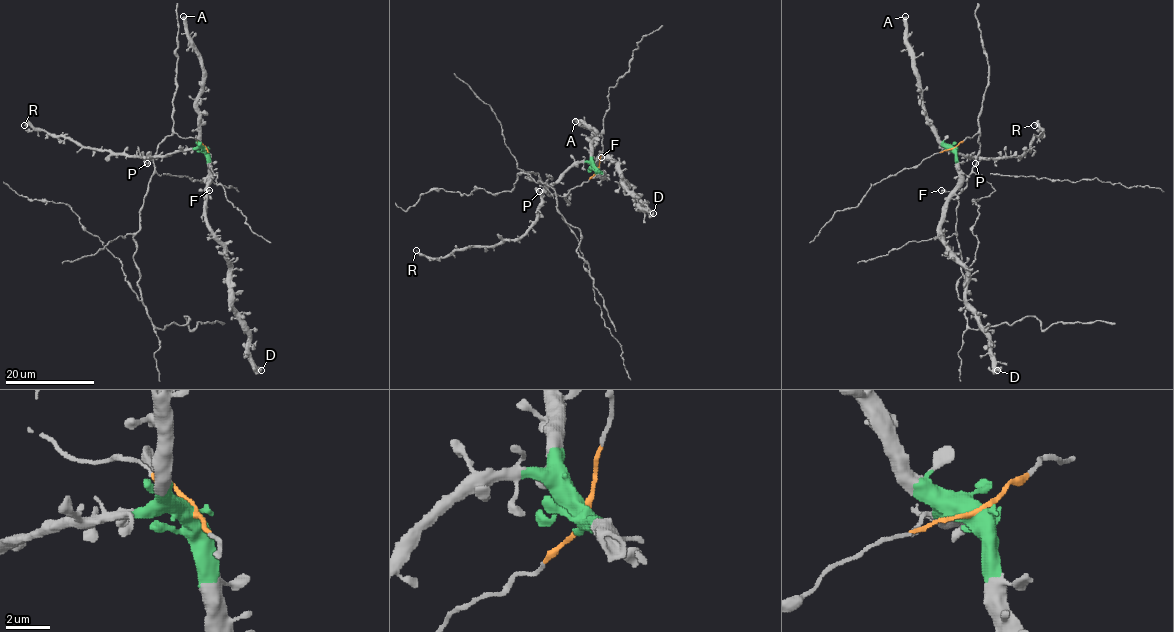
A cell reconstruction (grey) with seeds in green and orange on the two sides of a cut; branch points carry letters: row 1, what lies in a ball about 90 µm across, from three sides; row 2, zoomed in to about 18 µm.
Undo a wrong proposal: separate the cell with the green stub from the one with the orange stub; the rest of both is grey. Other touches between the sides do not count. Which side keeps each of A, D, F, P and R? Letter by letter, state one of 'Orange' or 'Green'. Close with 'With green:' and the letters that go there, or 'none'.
A: Green
D: Green
F: Green
P: Green
R: Green
With green: A, D, F, P, R

